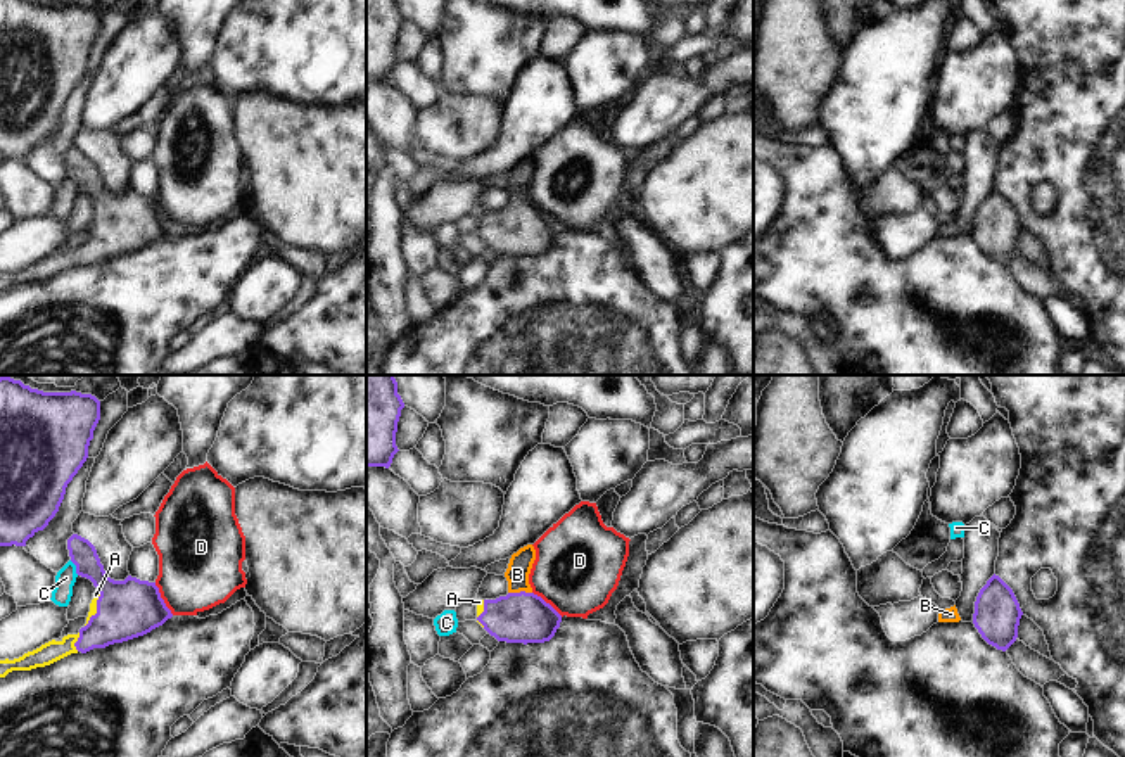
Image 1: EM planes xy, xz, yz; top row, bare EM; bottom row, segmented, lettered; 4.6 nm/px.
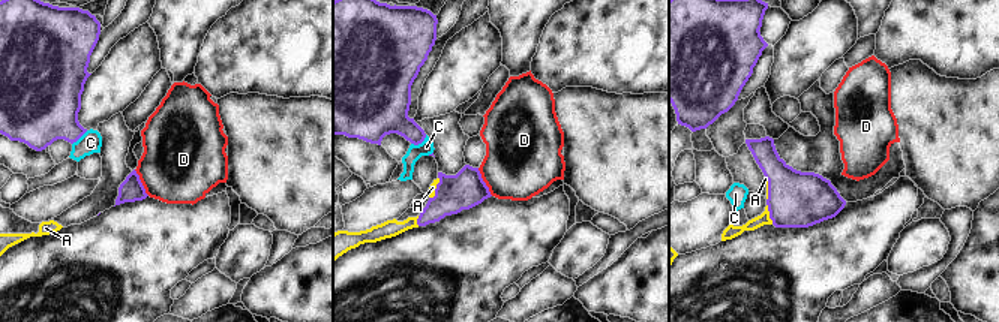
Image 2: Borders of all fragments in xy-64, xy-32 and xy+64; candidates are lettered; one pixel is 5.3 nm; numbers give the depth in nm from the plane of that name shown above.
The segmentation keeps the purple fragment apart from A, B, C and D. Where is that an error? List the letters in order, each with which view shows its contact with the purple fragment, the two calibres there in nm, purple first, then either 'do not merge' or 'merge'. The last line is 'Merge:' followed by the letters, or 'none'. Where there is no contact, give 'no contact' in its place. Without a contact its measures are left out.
A: xy | 280/30 nm | merge
B: xz | 240/110 nm | merge
C: xy | 190/90 nm | do not merge
D: xy | 280/380 nm | do not merge
Merge: A, B

